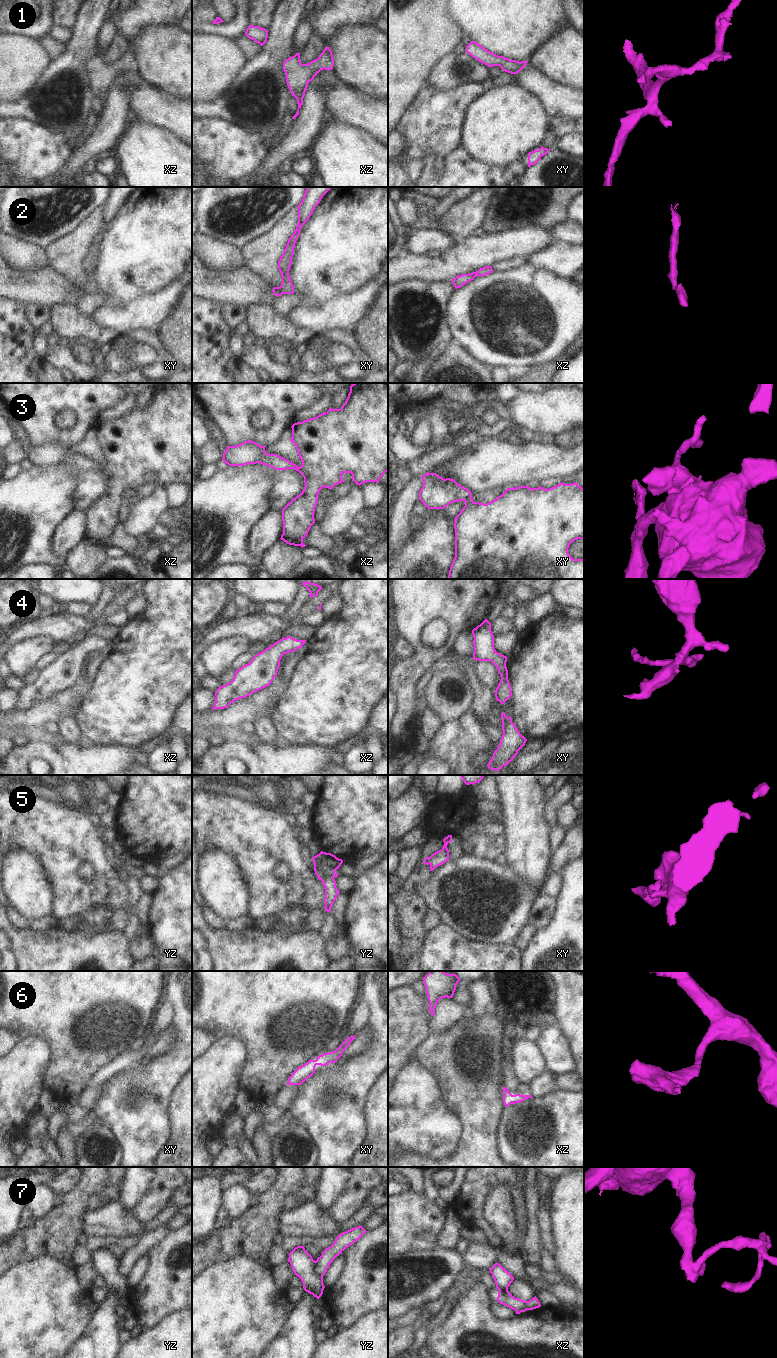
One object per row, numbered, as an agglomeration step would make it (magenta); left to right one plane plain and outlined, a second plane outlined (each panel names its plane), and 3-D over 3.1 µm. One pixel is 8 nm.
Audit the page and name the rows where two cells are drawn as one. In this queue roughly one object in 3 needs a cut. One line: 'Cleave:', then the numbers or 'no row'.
Cleave: 7

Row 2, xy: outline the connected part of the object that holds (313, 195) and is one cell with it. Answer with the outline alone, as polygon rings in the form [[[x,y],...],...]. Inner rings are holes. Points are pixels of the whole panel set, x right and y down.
[[[307,187],[301,203],[298,205],[298,224],[296,230],[288,239],[287,245],[282,256],[278,261],[278,269],[282,276],[282,284],[280,287],[274,287],[272,292],[279,297],[282,294],[293,294],[294,286],[289,276],[289,270],[294,254],[295,243],[300,235],[302,226],[309,220],[313,214],[315,207],[320,203],[323,196],[331,189],[331,187]]]

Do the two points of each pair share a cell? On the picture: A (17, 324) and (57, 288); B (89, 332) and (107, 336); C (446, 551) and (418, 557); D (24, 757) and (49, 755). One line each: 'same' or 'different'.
A: different
B: same
C: same
D: same

